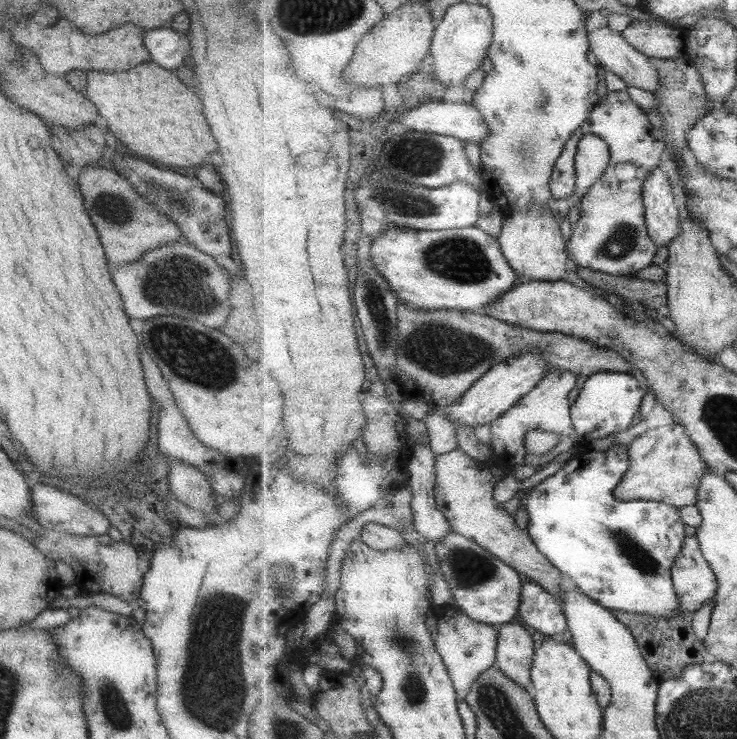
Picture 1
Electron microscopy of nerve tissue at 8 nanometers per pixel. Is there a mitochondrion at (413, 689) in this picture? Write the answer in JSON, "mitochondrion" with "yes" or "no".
{"mitochondrion":"yes"}

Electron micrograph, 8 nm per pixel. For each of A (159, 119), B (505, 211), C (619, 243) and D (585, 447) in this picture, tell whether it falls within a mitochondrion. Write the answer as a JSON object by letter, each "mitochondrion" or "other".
{"A":"other","B":"other","C":"mitochondrion","D":"other"}

